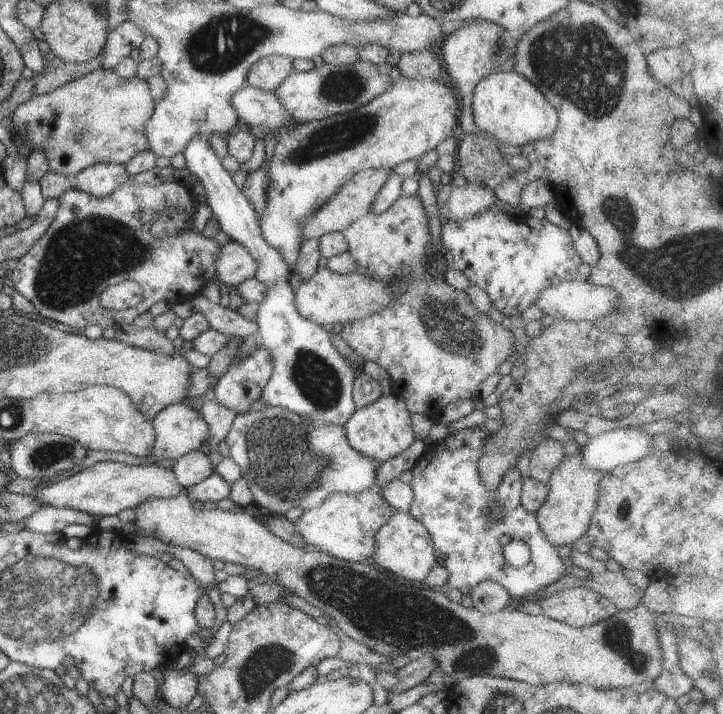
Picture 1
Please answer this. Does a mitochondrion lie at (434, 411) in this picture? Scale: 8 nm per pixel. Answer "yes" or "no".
no

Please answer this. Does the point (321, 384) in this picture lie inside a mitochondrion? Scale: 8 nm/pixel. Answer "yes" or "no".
yes

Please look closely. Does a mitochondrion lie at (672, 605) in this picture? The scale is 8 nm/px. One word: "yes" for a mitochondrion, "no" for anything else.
no

